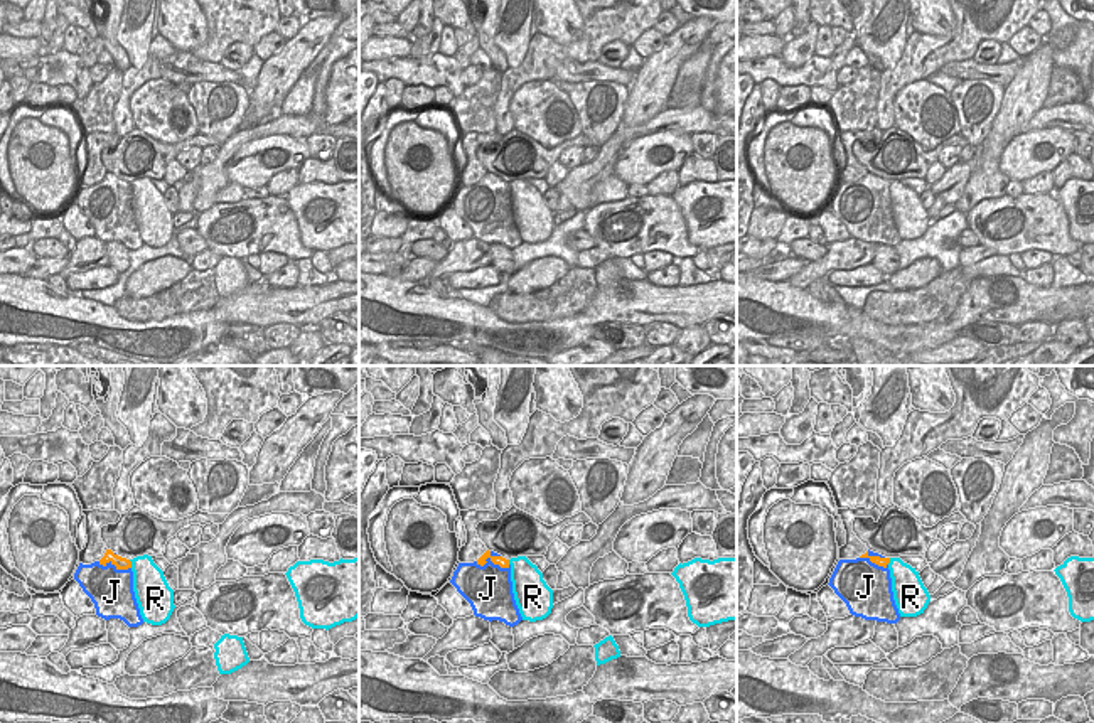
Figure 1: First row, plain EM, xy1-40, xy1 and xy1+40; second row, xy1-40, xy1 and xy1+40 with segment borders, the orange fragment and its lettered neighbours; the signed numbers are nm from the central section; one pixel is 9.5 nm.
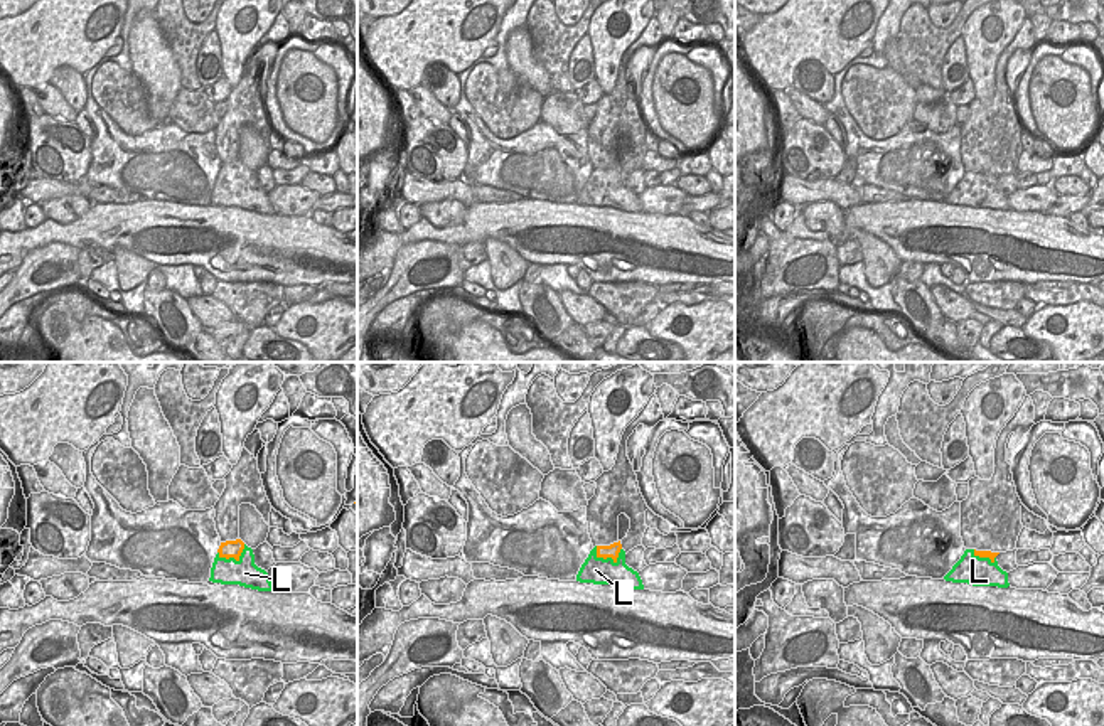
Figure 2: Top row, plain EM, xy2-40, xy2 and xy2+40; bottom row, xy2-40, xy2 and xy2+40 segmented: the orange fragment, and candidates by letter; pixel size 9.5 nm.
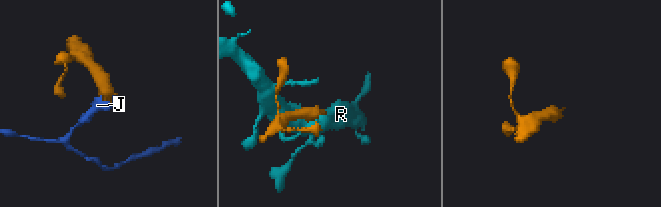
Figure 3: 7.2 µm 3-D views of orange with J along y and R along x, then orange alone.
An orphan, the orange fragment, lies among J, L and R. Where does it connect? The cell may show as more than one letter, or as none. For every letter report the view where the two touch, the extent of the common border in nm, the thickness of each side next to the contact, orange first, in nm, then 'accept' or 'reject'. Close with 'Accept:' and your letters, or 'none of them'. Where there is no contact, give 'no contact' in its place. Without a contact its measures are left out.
J: meets orange in xy1; contact 340 nm long; 100 nm thick on the orange side, 440 nm on the other; reject
L: meets orange in xy2; contact 260 nm long; 130 nm thick on the orange side, 260 nm on the other; reject
R: meets orange in xy1-40; contact 90 nm long; 130 nm thick on the orange side, 320 nm on the other; reject
Accept: none of them

